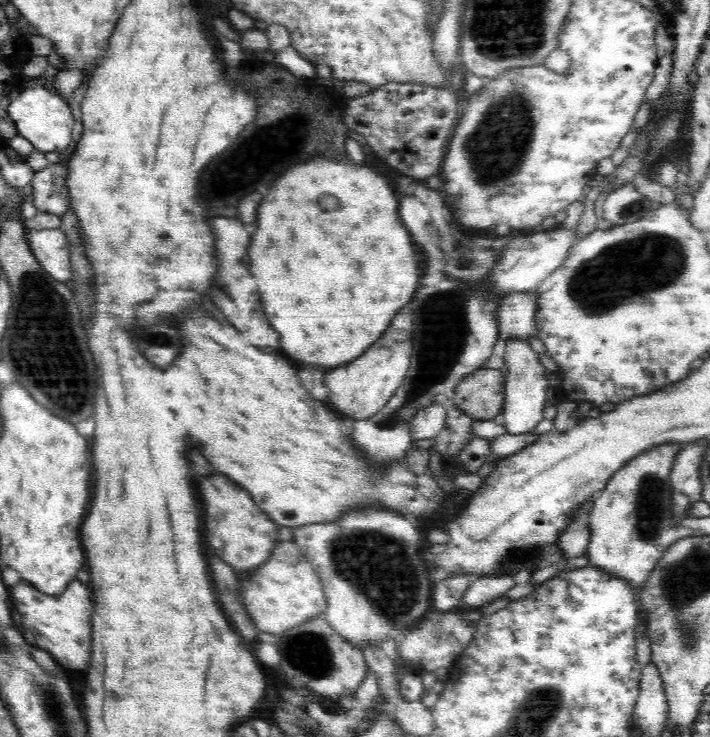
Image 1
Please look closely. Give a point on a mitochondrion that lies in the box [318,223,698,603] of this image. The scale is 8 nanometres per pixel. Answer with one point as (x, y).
(639, 266)

